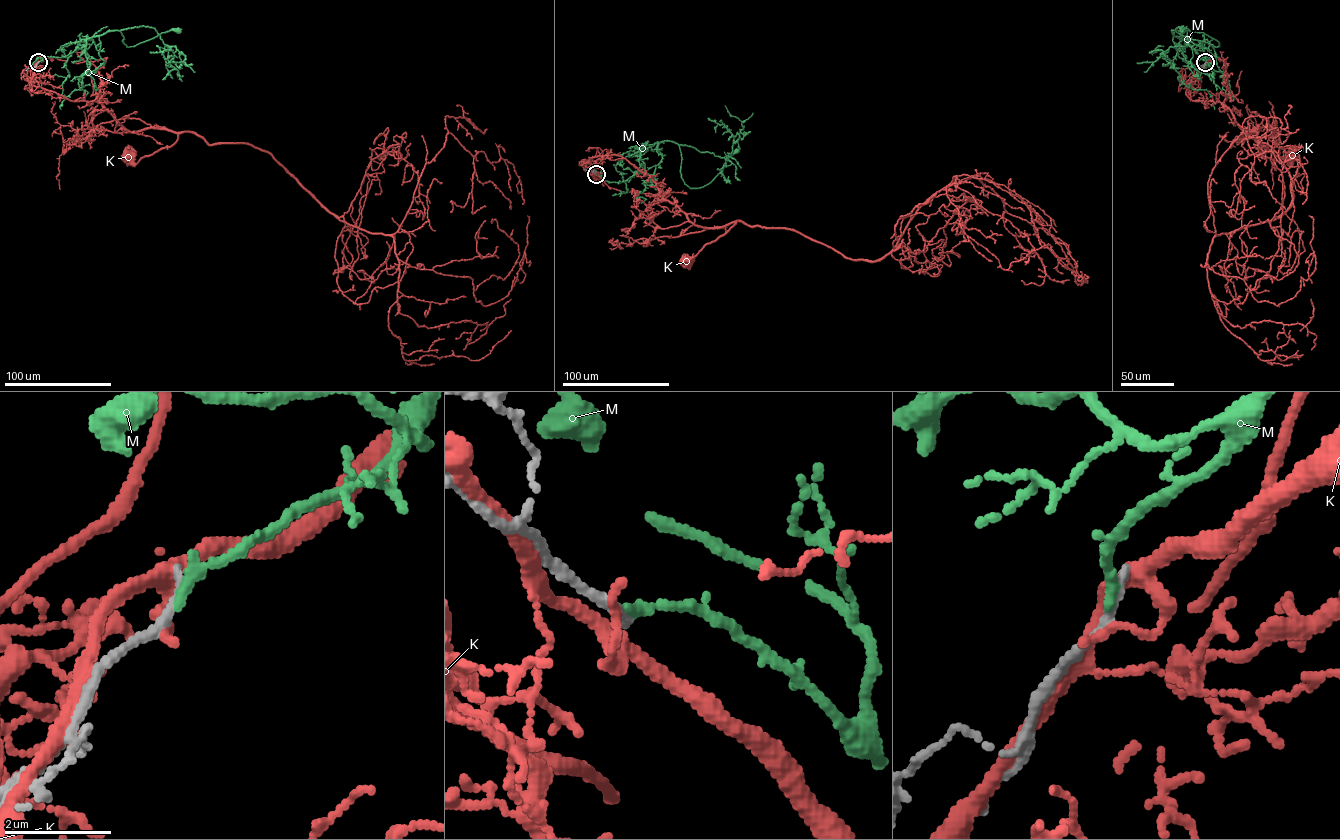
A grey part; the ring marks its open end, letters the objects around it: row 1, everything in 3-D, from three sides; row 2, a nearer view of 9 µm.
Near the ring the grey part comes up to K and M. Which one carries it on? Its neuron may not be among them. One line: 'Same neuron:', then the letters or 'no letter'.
Same neuron: M

